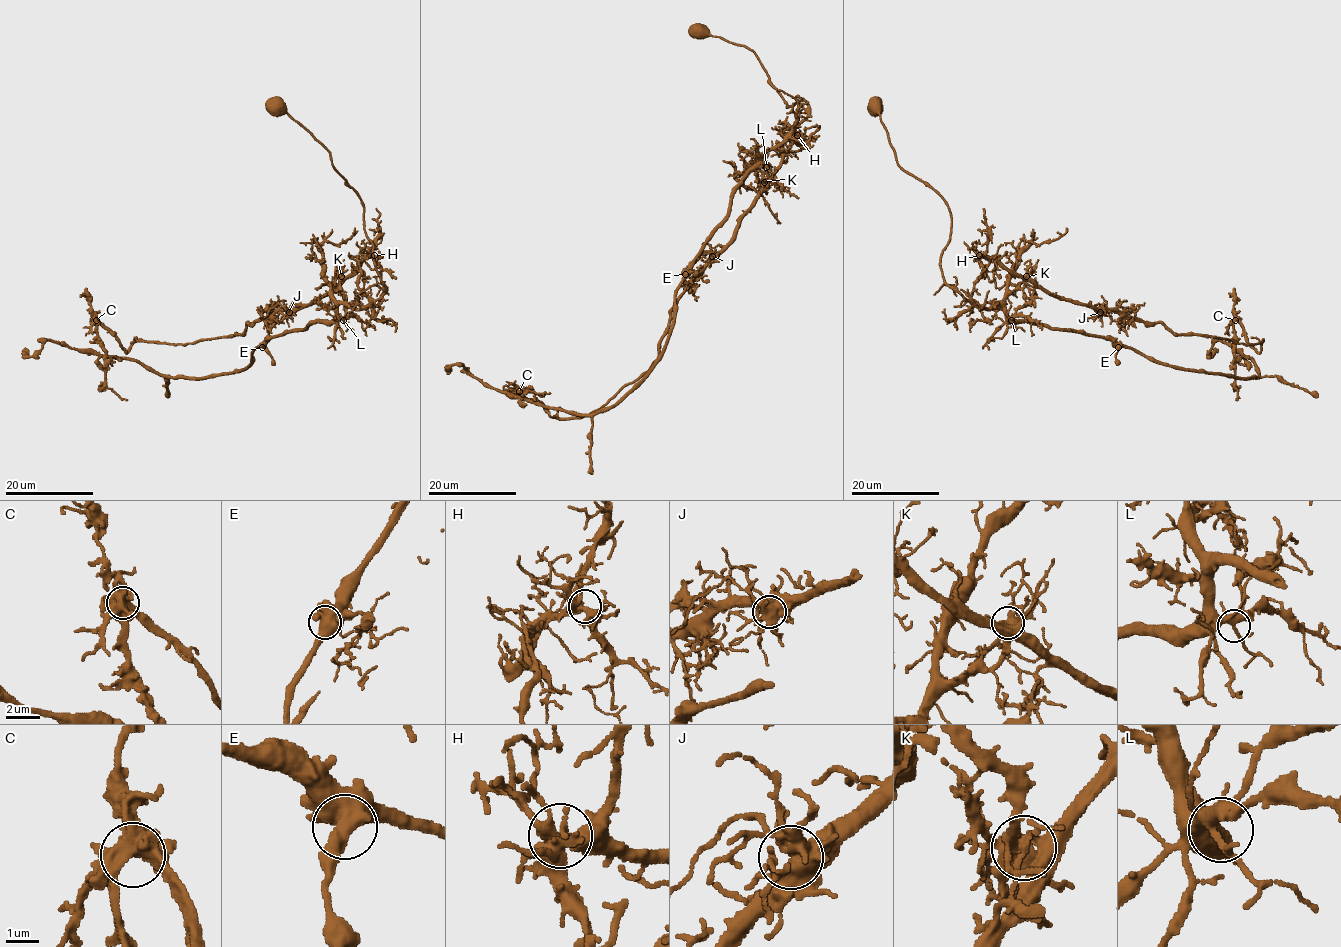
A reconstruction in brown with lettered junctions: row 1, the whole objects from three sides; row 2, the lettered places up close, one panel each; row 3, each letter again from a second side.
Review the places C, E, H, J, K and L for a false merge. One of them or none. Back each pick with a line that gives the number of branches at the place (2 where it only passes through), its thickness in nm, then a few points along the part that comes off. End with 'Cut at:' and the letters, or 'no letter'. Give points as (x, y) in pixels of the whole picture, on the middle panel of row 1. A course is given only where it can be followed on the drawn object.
K: 7 branches meet; 550 nm thick; foreign part runs (764, 181), (735, 236), (678, 300), (659, 357), (647, 370), (586, 415), (552, 418), (519, 392), (550, 392)
Cut at: K

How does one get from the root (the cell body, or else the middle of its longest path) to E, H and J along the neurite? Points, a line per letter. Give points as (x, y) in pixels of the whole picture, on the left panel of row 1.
E: (275, 109), (329, 152), (361, 199), (385, 291), (358, 309), (340, 303), (330, 321), (286, 331), (262, 347)
H: (275, 109), (329, 152), (361, 199), (385, 286), (372, 300), (357, 277), (358, 262), (374, 255)
J: (275, 109), (329, 152), (361, 199), (385, 286), (358, 309), (332, 296), (340, 285), (289, 312)

